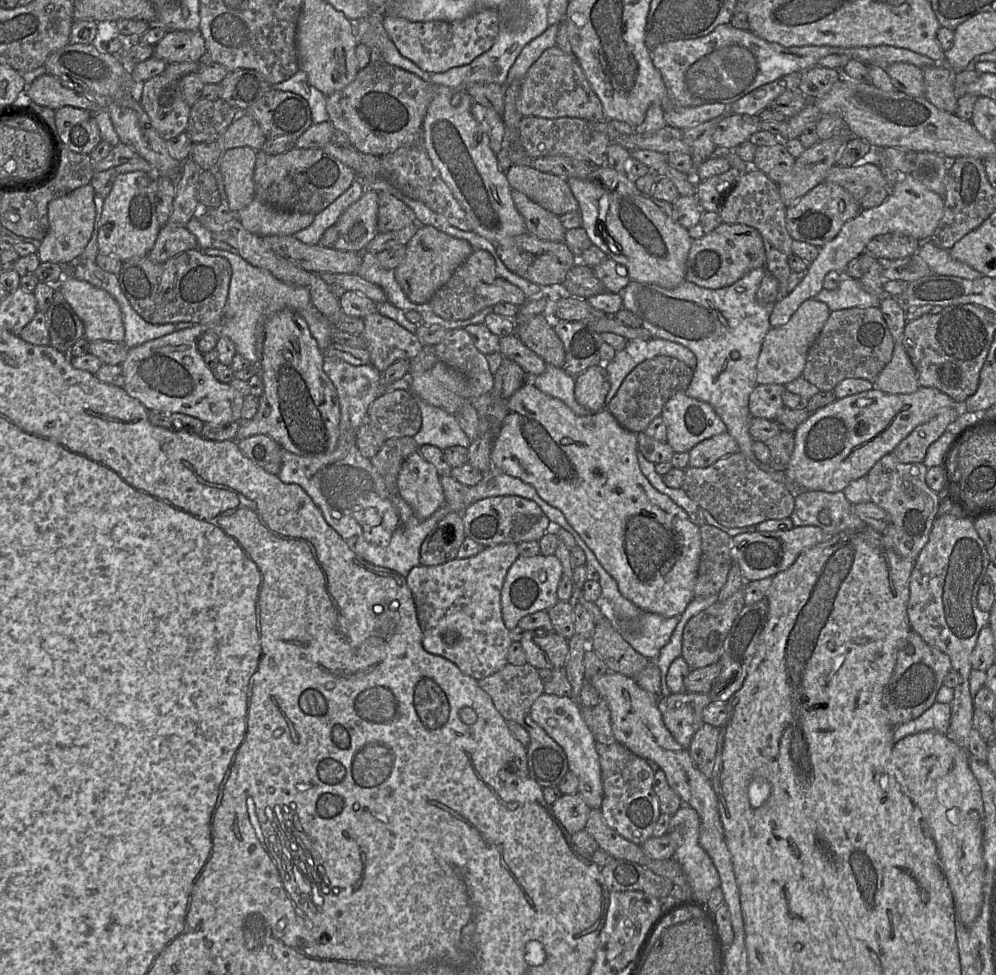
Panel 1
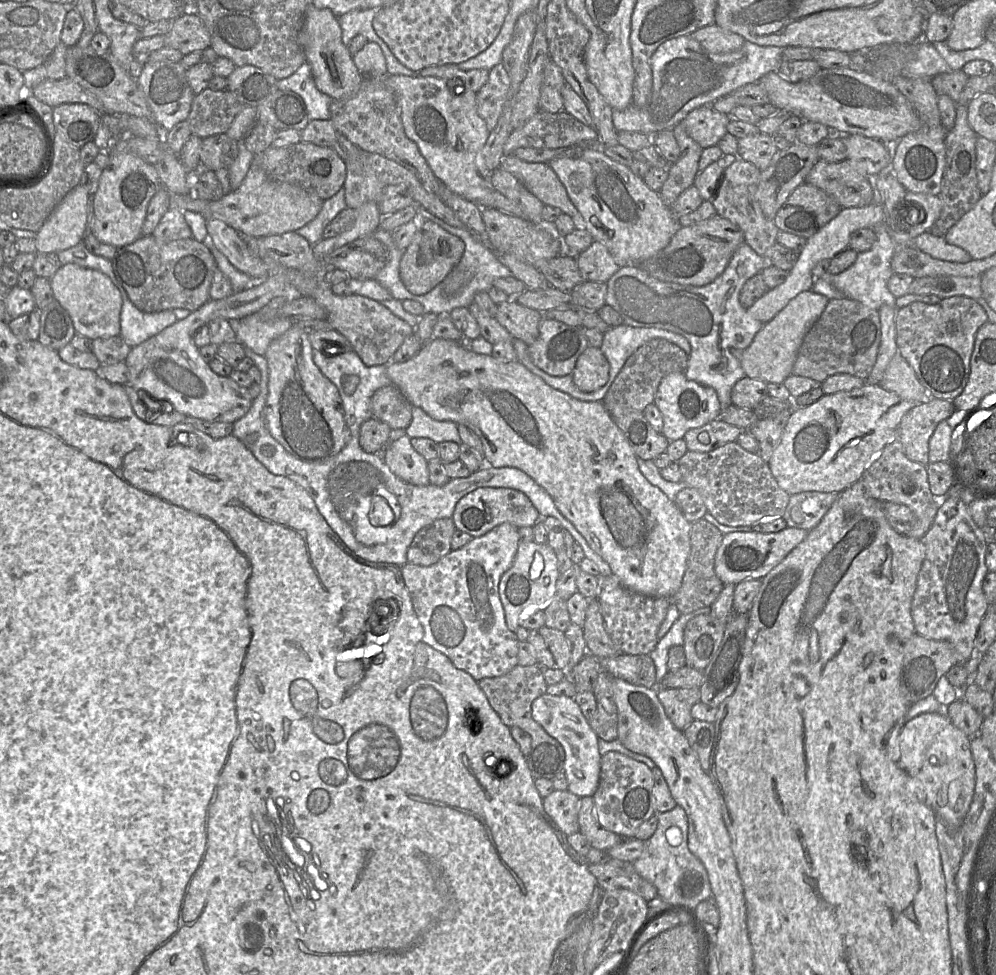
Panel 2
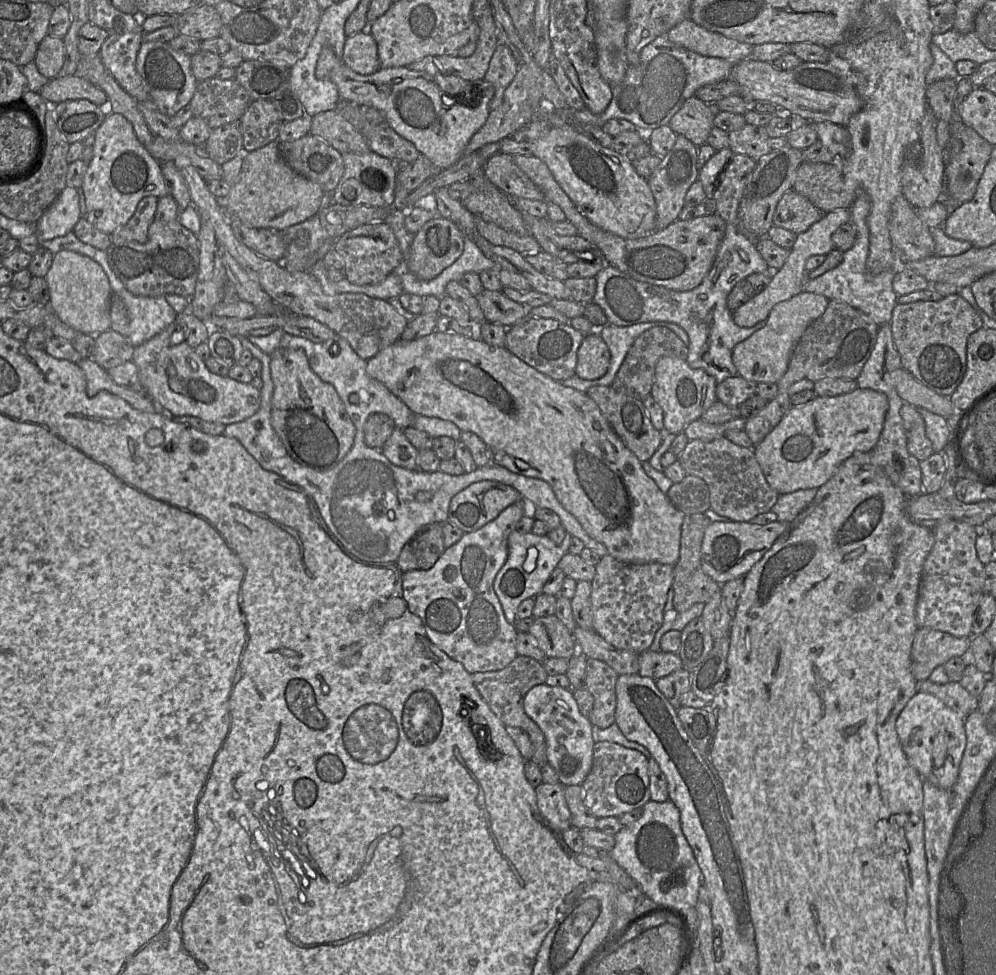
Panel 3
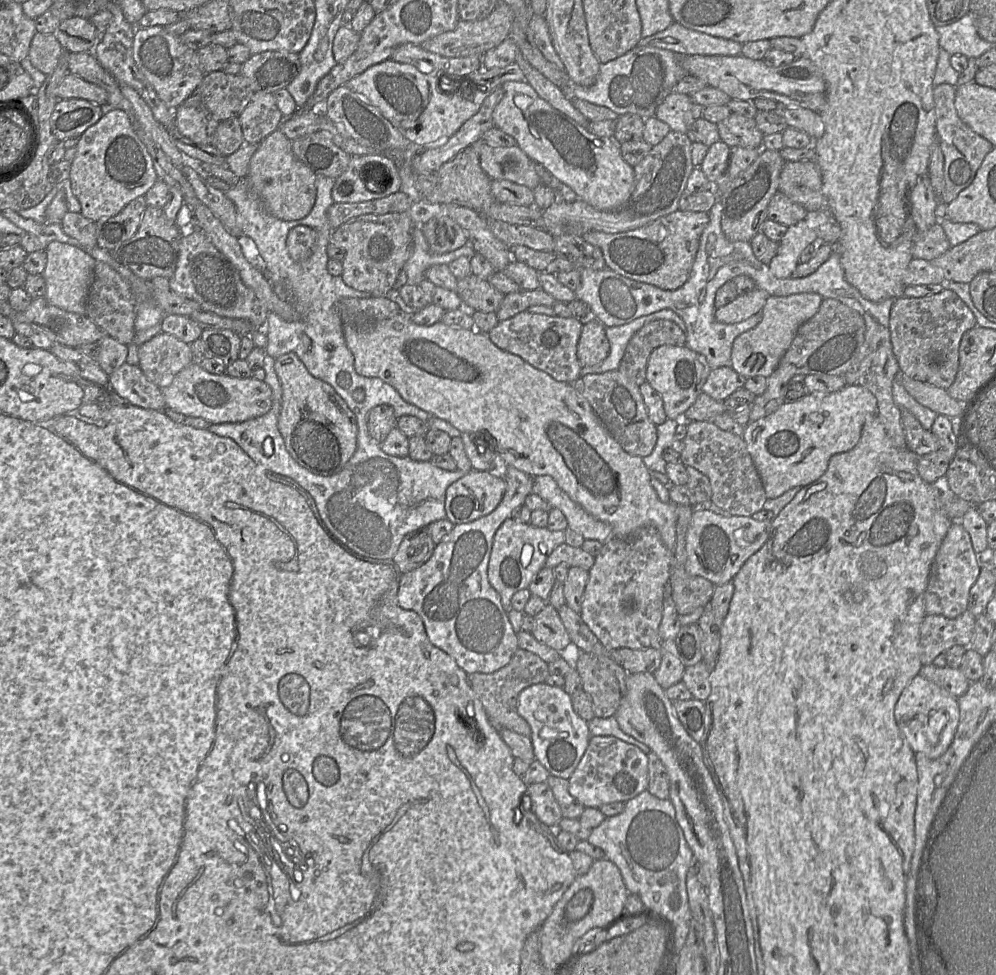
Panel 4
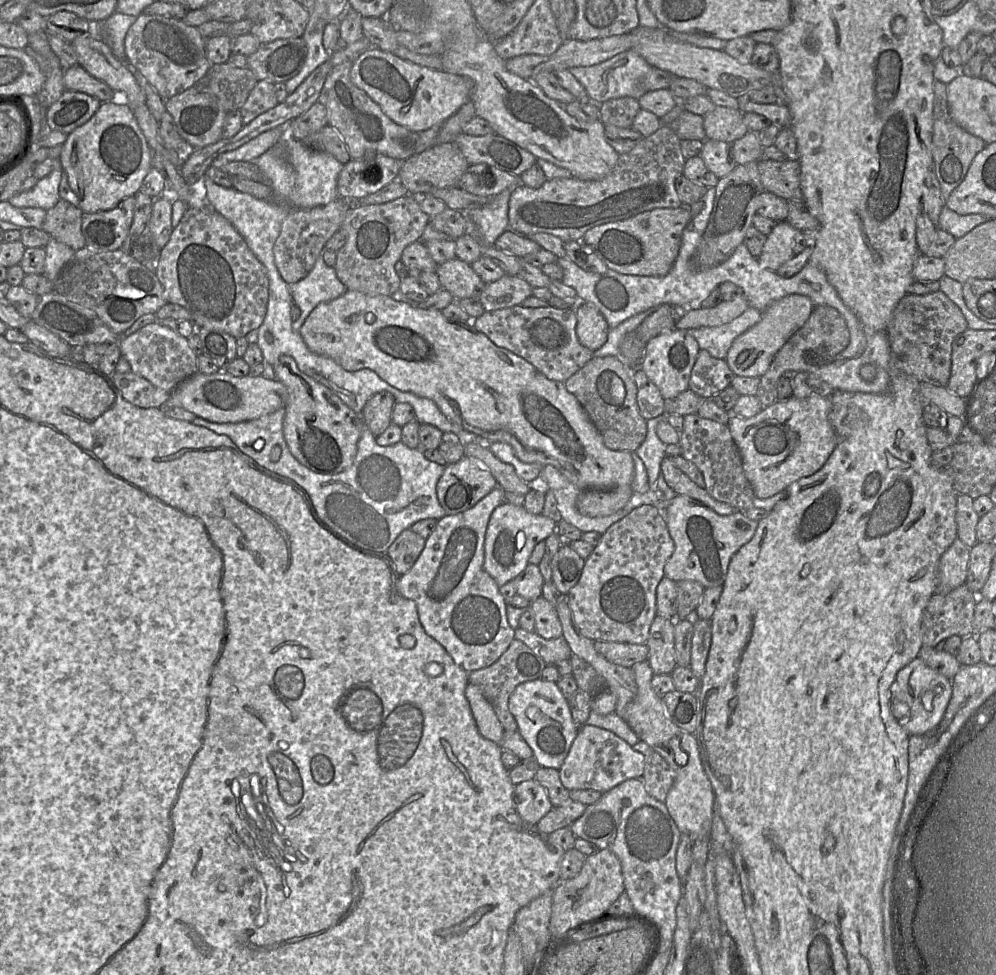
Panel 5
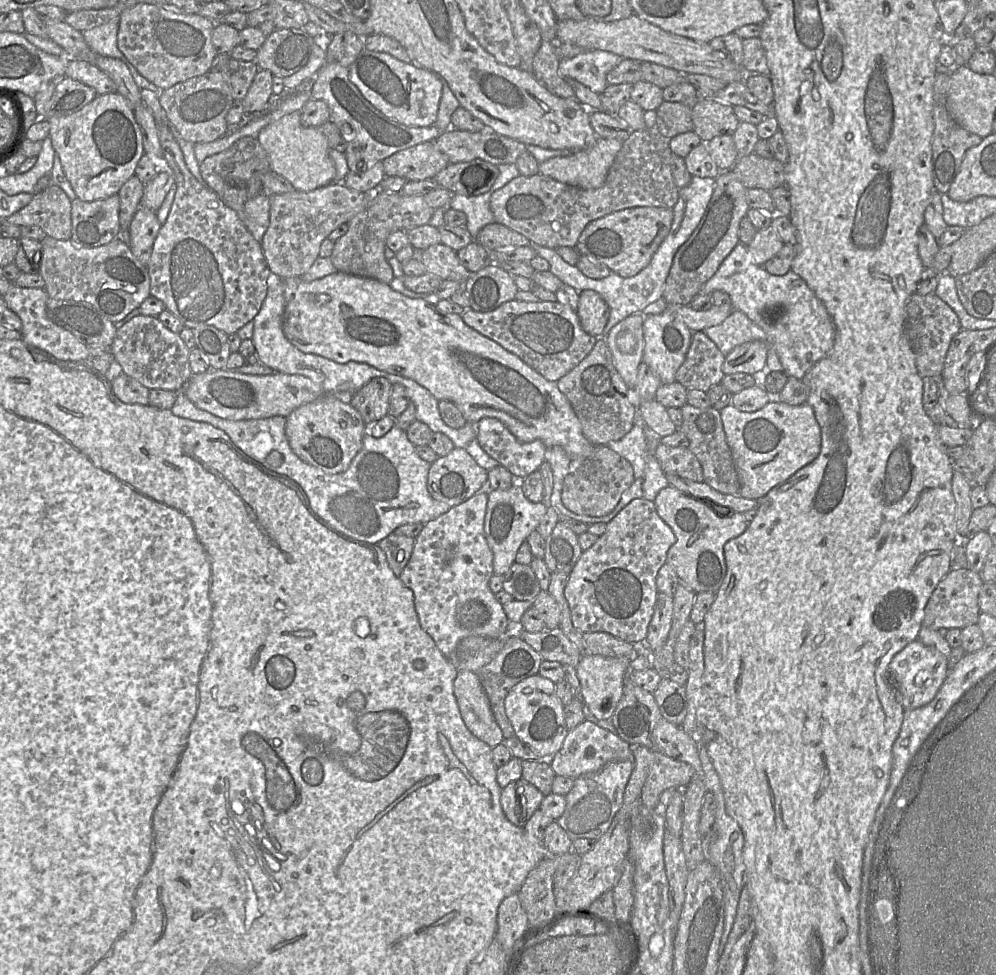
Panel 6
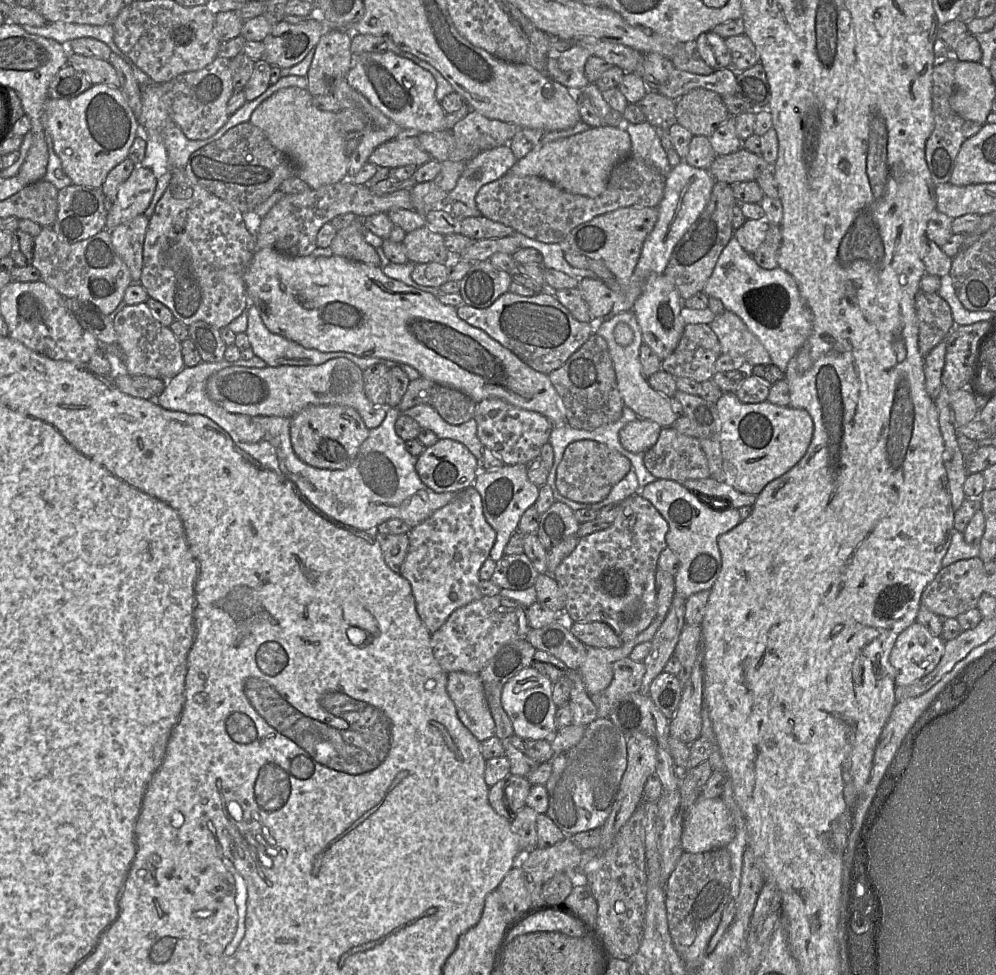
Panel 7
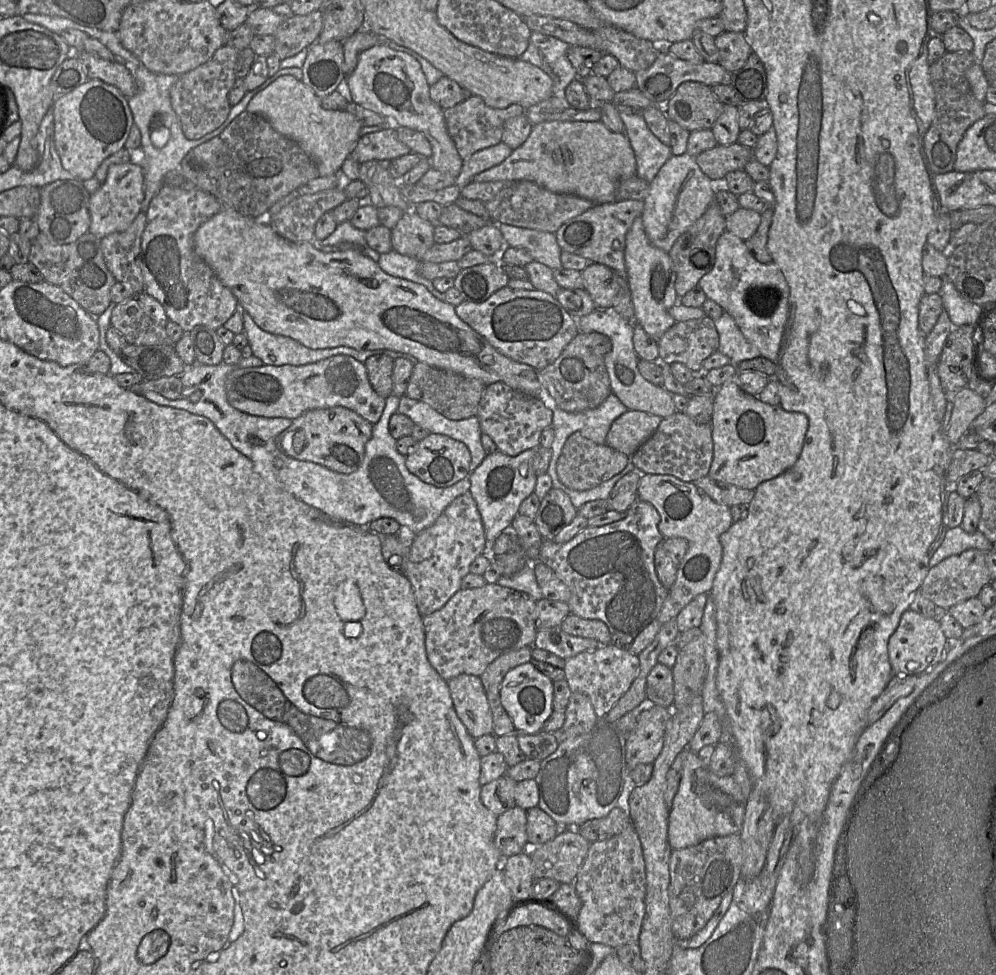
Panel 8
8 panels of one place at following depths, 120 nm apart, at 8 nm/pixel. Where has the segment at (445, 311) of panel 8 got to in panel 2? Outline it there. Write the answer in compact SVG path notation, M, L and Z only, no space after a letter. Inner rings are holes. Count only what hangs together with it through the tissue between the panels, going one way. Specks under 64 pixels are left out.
M432 338L408 361L389 362L386 366L386 373L392 385L399 388L412 406L421 408L434 420L452 421L456 424L464 424L472 429L483 443L485 464L494 468L517 468L530 476L537 484L545 489L552 497L557 509L575 526L591 549L608 563L612 573L626 588L639 594L657 598L672 598L679 590L691 549L691 523L686 520L679 507L669 500L663 491L652 485L643 476L638 466L637 456L622 431L613 421L603 402L578 400L564 392L552 388L542 378L530 372L519 361L508 362L497 359L492 355L477 354L463 341L441 338Z

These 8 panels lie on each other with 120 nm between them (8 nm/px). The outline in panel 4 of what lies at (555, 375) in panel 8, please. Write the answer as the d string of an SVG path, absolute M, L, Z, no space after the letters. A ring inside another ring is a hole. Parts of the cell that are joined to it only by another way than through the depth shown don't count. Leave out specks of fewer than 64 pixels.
M619 370L591 373L579 377L573 387L589 402L603 425L630 455L644 458L650 455L657 442L657 425L648 417L639 386Z

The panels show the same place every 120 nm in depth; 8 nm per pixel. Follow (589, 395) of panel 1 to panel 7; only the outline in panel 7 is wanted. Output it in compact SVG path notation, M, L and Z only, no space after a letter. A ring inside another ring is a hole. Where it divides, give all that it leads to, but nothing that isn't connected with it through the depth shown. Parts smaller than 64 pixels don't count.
M585 277L577 287L585 300L592 321L604 320L612 310L613 291L599 278Z

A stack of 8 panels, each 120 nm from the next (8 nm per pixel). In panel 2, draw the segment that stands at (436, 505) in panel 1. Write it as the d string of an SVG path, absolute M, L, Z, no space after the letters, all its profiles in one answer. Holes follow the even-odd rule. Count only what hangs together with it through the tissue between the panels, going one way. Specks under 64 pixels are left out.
M407 434L388 443L383 459L391 472L399 479L415 486L430 484L428 461L412 446Z

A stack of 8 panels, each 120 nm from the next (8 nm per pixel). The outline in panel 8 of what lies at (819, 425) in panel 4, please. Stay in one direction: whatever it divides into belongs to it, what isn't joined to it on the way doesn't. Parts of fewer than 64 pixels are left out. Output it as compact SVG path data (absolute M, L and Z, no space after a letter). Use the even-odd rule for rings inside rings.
M735 380L715 390L711 427L714 455L708 476L719 482L755 490L762 482L779 476L795 465L803 449L809 419L803 413L789 412L780 405L762 402L757 396L745 392Z

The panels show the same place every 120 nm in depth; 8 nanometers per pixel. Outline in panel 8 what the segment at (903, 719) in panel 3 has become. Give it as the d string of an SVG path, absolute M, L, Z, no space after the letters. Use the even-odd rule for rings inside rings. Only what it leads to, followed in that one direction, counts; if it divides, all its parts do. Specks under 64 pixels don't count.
M909 609L906 610L899 624L888 640L889 661L894 675L920 675L932 669L943 658L949 640L944 635L940 623L931 617L925 617Z

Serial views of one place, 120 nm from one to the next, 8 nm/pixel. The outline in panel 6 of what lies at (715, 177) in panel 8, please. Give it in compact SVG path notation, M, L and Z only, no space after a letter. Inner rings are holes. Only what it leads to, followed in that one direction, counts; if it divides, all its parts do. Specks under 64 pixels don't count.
M754 153L740 156L731 171L747 189L760 188L769 192L786 184L784 163Z

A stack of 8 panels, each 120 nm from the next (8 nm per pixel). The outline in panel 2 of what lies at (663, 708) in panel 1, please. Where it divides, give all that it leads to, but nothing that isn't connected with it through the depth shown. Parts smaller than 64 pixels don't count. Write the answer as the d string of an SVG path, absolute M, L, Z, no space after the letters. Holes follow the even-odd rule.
M659 684L655 689L672 724L678 730L684 731L693 721L692 706L700 701L699 688L664 688Z

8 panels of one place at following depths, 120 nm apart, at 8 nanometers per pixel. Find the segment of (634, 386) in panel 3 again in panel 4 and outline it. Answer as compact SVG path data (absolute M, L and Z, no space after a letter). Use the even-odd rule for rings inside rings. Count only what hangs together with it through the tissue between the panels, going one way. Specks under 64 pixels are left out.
M660 319L645 324L629 341L619 370L640 386L646 381L646 369L652 351L663 345L685 346L686 336L670 320Z

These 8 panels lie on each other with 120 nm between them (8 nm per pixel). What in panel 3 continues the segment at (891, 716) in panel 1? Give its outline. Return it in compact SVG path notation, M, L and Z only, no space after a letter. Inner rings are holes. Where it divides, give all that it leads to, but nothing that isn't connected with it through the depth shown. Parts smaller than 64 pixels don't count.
M918 628L911 647L911 672L915 680L929 679L932 671L952 657L968 657L972 637L956 637L932 628Z

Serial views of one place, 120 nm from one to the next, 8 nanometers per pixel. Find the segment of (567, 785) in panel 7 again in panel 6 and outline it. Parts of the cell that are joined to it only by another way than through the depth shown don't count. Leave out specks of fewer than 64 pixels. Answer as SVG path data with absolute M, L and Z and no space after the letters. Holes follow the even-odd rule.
M630 760L612 761L597 772L574 779L572 789L565 795L565 810L556 820L572 841L577 838L598 840L608 831L614 816L622 806L624 790L633 767L634 764Z

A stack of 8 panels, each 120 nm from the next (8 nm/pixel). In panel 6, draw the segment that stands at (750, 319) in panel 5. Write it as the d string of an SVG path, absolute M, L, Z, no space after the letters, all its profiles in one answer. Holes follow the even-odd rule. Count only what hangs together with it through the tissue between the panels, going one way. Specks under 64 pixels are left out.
M739 310L732 313L719 325L703 331L726 356L735 347L750 341L767 342L766 333Z

